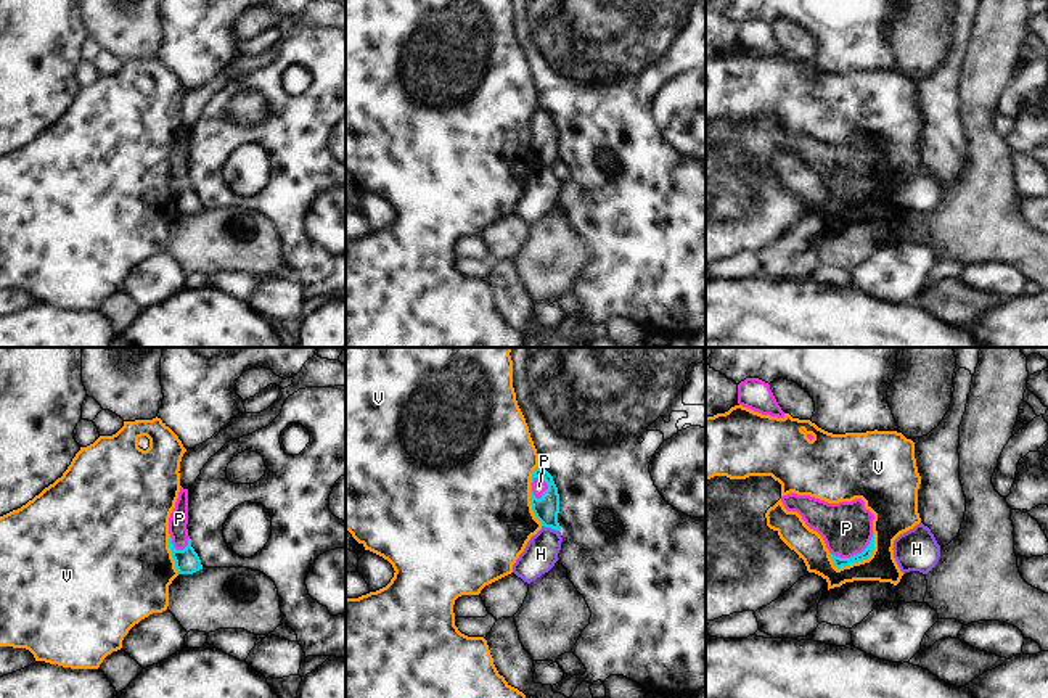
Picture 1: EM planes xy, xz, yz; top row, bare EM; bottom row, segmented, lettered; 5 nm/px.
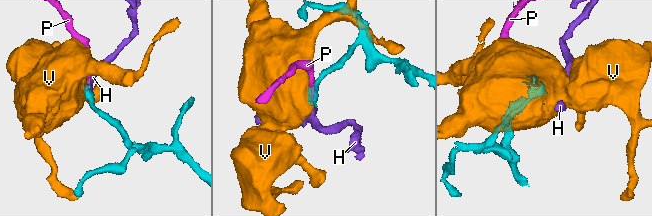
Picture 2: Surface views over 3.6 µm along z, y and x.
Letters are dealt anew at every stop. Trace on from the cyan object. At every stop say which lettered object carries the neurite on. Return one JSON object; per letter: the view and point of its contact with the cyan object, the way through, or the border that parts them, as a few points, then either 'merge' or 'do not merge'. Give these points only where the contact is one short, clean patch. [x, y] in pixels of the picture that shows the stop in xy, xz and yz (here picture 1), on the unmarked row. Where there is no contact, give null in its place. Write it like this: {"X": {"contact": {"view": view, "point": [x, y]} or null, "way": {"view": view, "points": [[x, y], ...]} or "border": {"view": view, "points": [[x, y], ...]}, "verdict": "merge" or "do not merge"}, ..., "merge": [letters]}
{"H": {"contact": {"view": "xz", "point": [552, 168]}, "border": {"view": "xz", "points": [[542, 164], [560, 172]]}, "verdict": "do not merge"}, "P": {"contact": {"view": "yz", "point": [854, 195]}, "way": {"view": "yz", "points": [[838, 201], [843, 197], [854, 195], [852, 180], [846, 168]]}, "verdict": "merge"}, "V": {"contact": {"view": "yz", "point": [863, 198]}, "border": {"view": "yz", "points": [[873, 171], [873, 192], [867, 198], [838, 208], [833, 205]]}, "verdict": "do not merge"}, "merge": ["P"]}

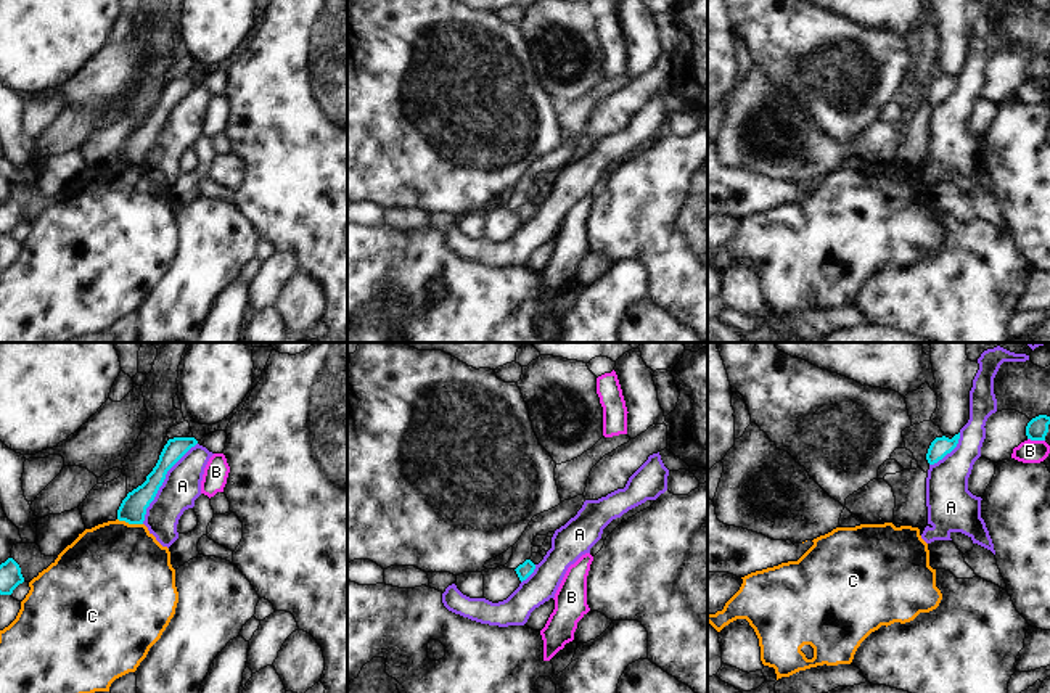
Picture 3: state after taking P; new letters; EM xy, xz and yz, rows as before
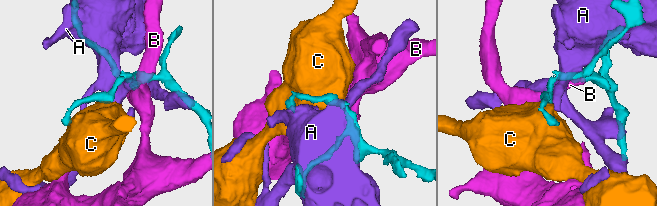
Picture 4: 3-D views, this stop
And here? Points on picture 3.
{"A": {"contact": {"view": "xy", "point": [163, 121]}, "verdict": "do not merge"}, "B": {"contact": {"view": "yz", "point": [1036, 79]}, "verdict": "do not merge"}, "C": {"contact": {"view": "xy", "point": [131, 163]}, "border": {"view": "xy", "points": [[118, 158], [142, 164]]}, "verdict": "do not merge"}, "merge": []}

